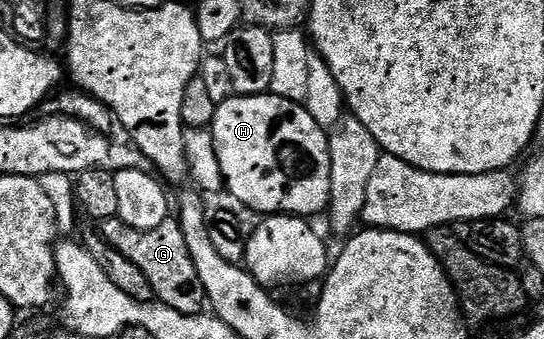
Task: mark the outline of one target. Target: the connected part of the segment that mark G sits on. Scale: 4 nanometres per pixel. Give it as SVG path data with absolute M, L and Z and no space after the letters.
M115 215L110 220L100 221L99 231L111 247L123 254L128 261L135 262L139 270L143 270L154 297L160 303L188 316L198 315L206 307L203 282L199 282L199 270L195 270L195 262L191 262L191 250L187 250L183 230L177 225L176 219L165 220L163 226L155 226L155 230L135 230Z

